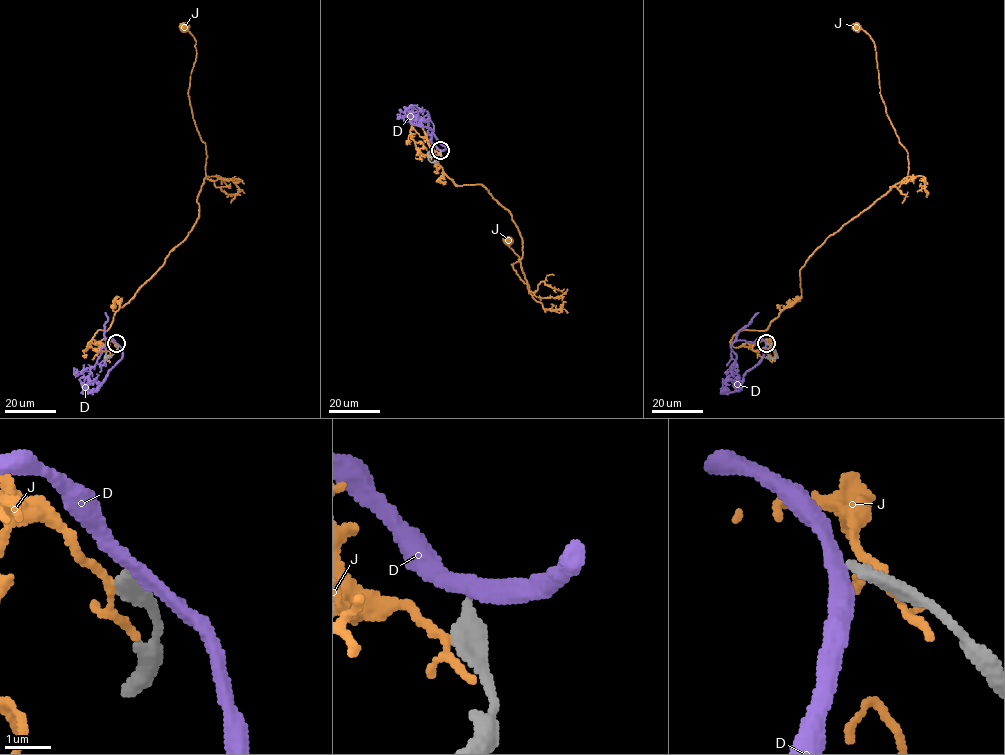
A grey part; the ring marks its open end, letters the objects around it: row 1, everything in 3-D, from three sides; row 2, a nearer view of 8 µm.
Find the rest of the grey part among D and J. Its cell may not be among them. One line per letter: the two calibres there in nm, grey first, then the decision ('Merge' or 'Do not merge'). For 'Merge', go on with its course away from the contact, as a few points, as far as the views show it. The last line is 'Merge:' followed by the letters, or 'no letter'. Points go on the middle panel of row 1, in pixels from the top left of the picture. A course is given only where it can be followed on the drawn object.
D: Thickness 320 nm (grey) against 320 nm. Do not merge
J: Thickness 460 nm (grey) against 160 nm. Do not merge
Merge: no letter

